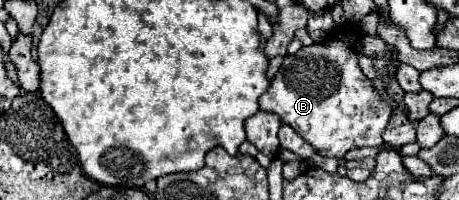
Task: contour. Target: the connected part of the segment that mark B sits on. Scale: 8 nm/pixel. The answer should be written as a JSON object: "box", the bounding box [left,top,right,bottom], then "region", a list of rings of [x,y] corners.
{"box":[260,23,392,159],"region":[[[346,23],[346,25],[336,27],[334,33],[328,35],[324,41],[312,43],[310,47],[302,47],[296,55],[288,55],[284,59],[284,67],[274,75],[270,89],[260,97],[262,111],[280,115],[280,119],[286,125],[298,129],[296,133],[304,141],[308,141],[316,153],[324,157],[342,159],[350,149],[356,149],[356,147],[380,147],[384,143],[382,133],[392,115],[392,107],[376,93],[374,83],[362,73],[358,65],[356,47],[354,47],[356,41],[358,41],[356,25]]]}

